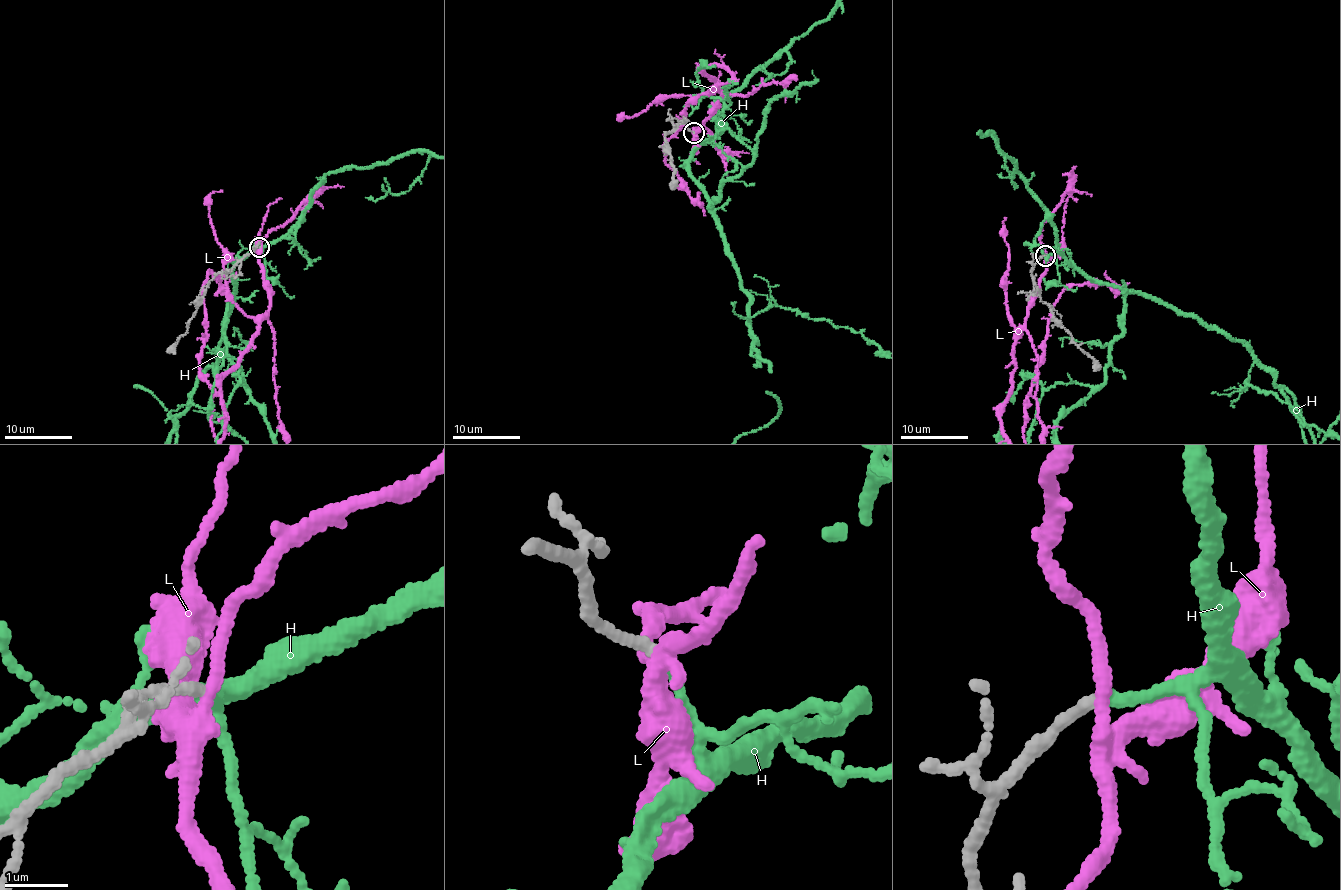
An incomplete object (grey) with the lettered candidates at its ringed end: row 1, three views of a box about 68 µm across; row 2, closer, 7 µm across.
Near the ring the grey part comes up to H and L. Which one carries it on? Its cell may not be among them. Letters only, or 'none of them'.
H

